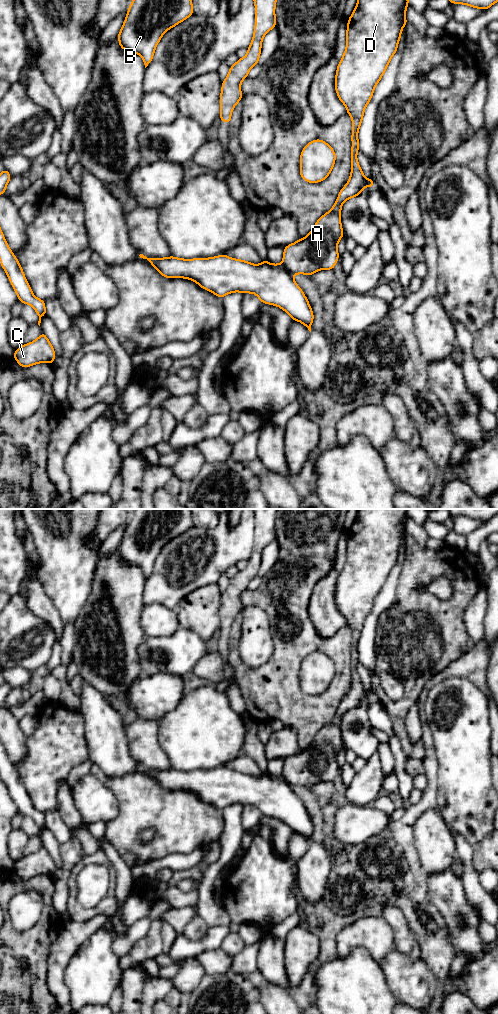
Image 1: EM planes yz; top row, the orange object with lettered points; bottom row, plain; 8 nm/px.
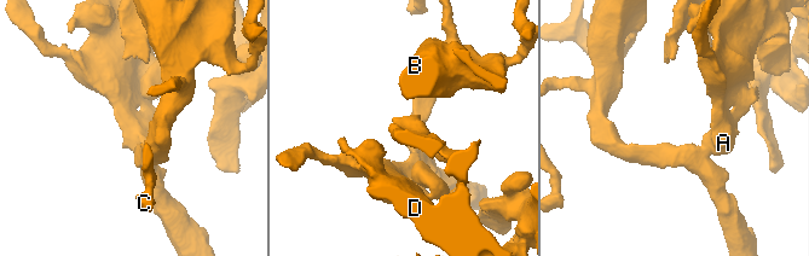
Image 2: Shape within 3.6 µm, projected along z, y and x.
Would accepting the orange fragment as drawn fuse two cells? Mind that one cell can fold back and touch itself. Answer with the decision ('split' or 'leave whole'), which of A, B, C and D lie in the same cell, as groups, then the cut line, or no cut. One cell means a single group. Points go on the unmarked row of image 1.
split; A D / B C; cut in yz along (281, 776), (292, 787)

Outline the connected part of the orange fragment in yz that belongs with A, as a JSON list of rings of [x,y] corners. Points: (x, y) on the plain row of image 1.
[[[358,509],[357,517],[348,531],[346,544],[346,562],[340,572],[335,589],[335,602],[339,612],[346,618],[347,626],[352,630],[352,661],[351,661],[351,679],[350,690],[346,697],[339,704],[338,710],[330,723],[321,728],[312,743],[304,750],[299,751],[295,755],[287,757],[284,760],[282,777],[292,787],[306,786],[311,788],[313,785],[326,781],[332,782],[339,771],[337,756],[343,749],[343,741],[341,738],[341,719],[344,713],[358,708],[364,699],[374,698],[371,691],[366,691],[357,672],[357,664],[359,663],[358,643],[361,637],[365,620],[370,614],[374,601],[382,590],[392,568],[396,565],[401,543],[407,537],[406,521],[409,517],[408,509]]]

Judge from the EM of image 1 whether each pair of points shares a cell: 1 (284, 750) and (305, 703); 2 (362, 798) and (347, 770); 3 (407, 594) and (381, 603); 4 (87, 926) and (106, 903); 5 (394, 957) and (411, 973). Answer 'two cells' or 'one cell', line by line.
1: two cells
2: two cells
3: two cells
4: two cells
5: one cell

